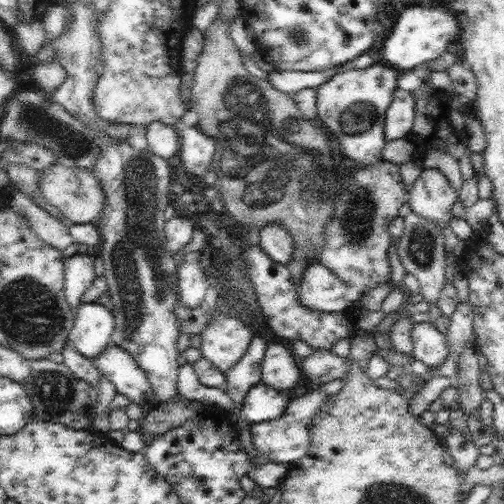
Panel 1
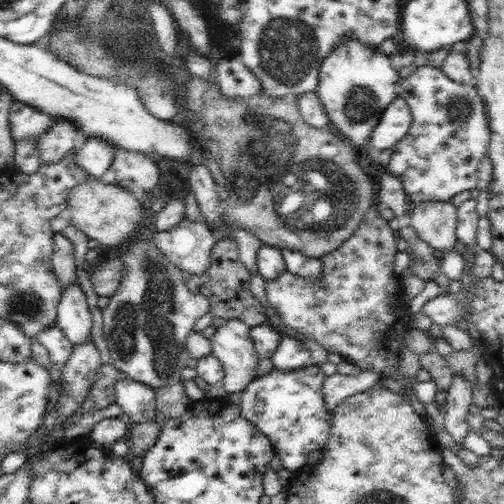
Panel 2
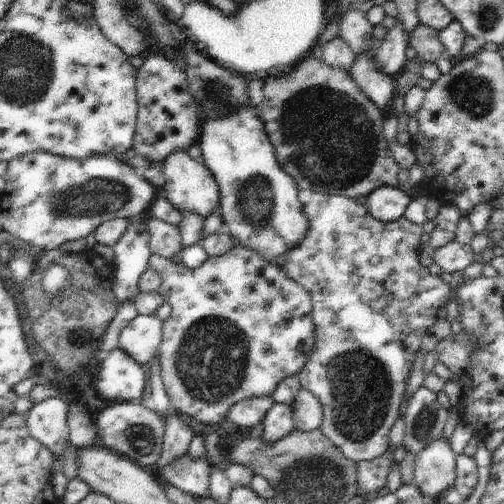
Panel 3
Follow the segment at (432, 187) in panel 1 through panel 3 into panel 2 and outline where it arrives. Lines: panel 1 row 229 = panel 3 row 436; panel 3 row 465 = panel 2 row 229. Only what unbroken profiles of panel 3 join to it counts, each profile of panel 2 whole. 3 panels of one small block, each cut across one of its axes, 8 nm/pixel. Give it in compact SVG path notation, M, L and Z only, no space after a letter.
M449 200L417 202L407 224L413 226L417 238L425 240L433 250L451 250L457 240L457 208Z

